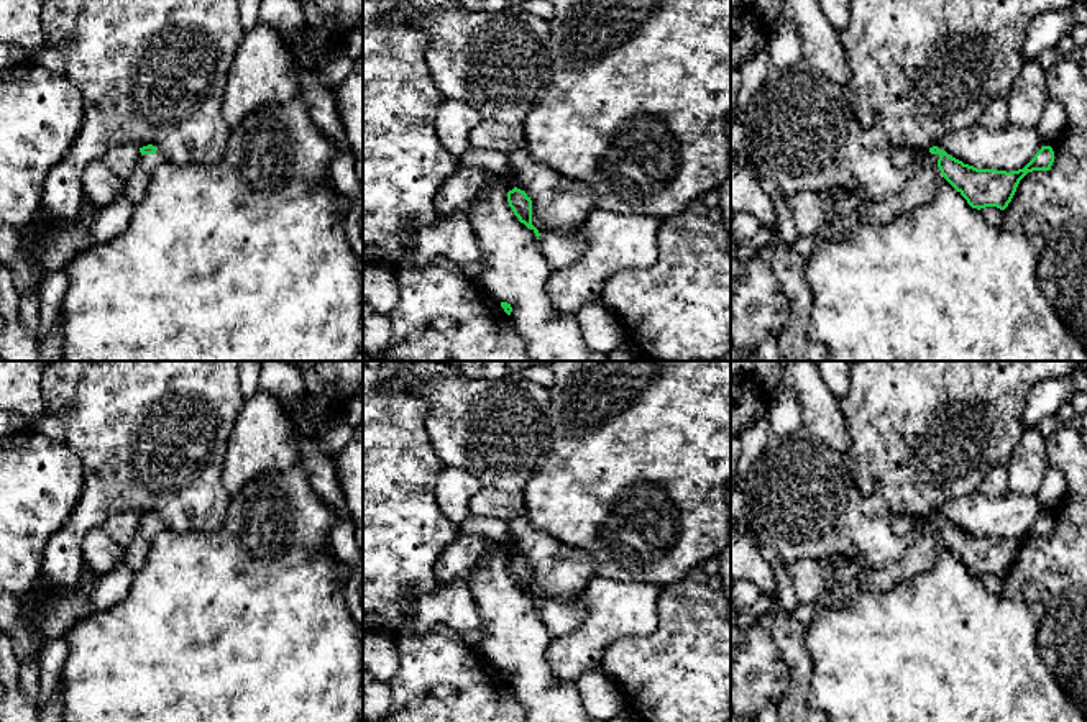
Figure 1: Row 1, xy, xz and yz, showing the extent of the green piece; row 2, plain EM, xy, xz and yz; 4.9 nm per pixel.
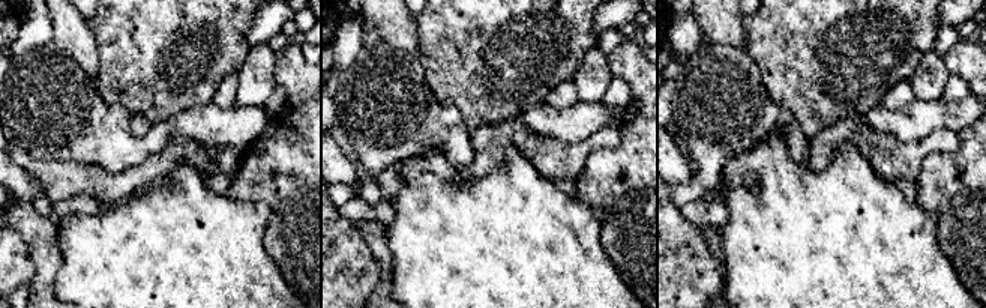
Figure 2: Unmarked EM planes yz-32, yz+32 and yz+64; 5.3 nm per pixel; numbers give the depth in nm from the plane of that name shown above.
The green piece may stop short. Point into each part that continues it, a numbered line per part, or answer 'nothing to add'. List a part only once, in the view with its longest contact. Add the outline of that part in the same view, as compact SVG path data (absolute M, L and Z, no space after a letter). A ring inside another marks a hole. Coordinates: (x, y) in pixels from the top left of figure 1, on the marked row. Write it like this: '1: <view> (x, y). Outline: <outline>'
1: yz (920, 189). Outline: M929 154L926 166L910 177L900 192L890 194L878 202L859 203L859 217L869 225L887 225L897 217L931 202L936 195L938 180L943 177L938 159L939 154Z

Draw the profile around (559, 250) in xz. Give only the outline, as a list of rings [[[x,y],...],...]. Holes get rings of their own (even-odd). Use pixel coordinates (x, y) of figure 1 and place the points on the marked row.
[[[581,228],[570,235],[544,233],[539,236],[540,253],[552,271],[563,269],[575,263],[585,249],[585,236]]]

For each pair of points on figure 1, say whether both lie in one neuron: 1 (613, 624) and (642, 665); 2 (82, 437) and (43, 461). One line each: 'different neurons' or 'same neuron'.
1: different neurons
2: different neurons

